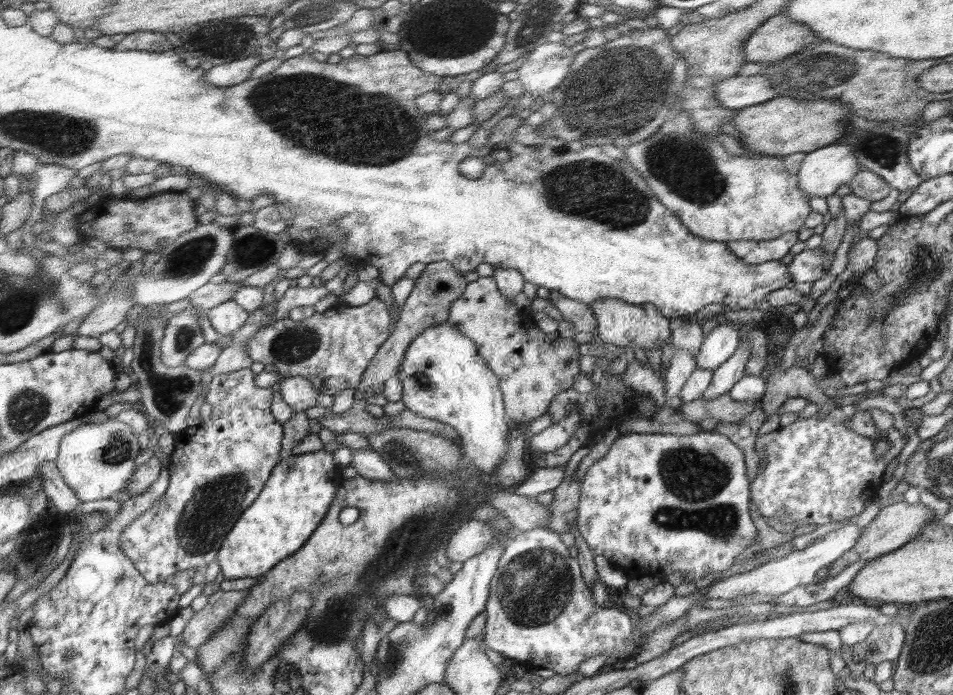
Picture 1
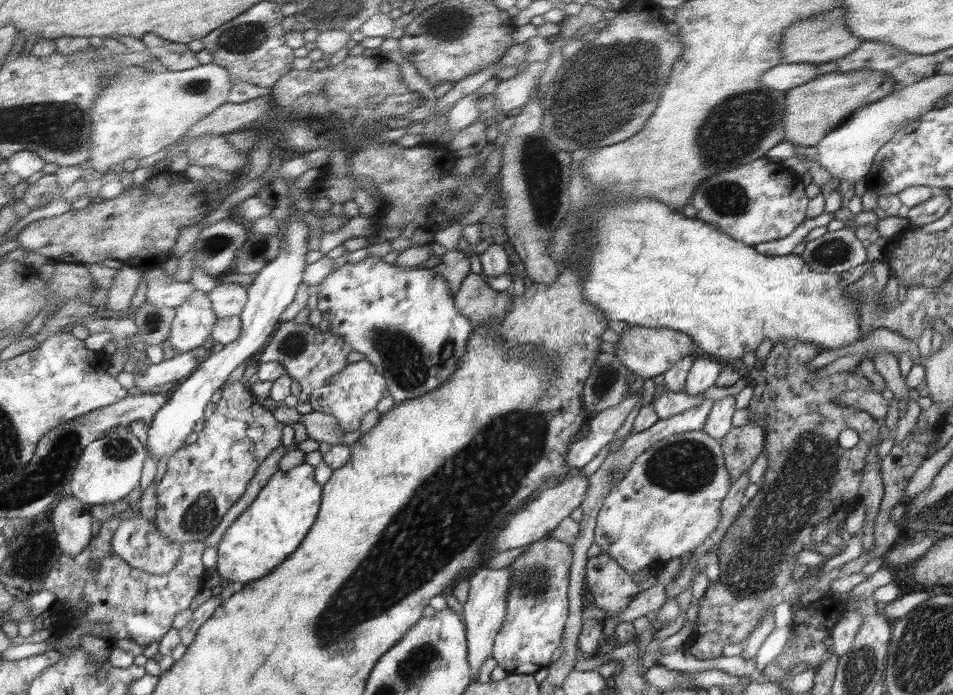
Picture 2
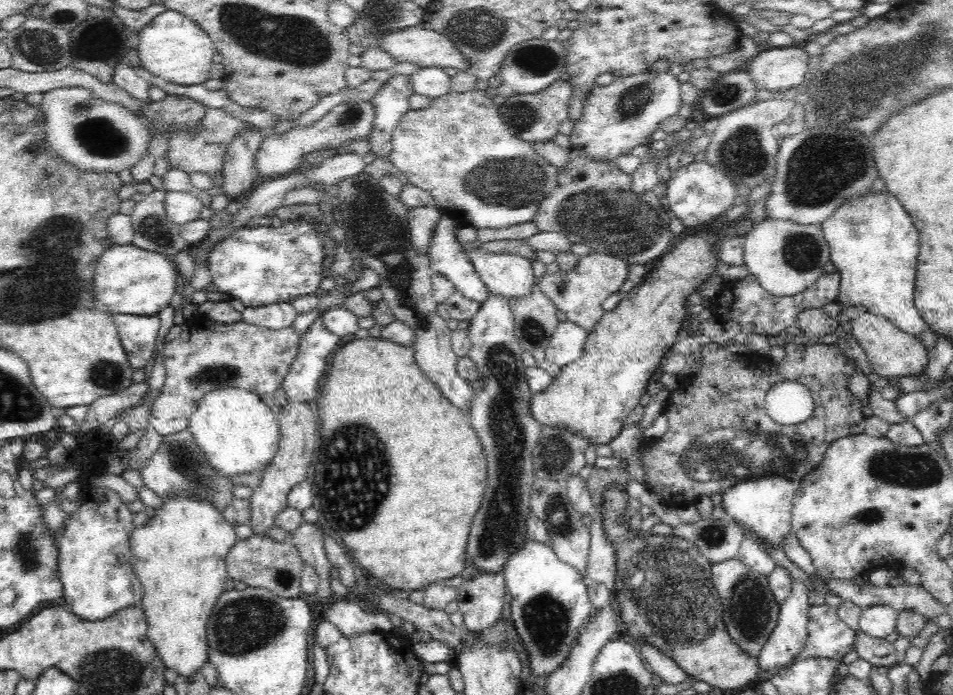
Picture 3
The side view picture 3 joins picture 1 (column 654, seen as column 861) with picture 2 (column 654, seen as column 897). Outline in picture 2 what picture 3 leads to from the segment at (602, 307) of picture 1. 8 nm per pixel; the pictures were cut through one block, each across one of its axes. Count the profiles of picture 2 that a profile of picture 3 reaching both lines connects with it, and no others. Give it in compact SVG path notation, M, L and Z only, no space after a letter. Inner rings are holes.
M628 325L626 331L619 336L620 340L615 344L615 356L631 372L644 379L654 378L670 370L684 356L695 356L695 358L706 356L691 336L672 328Z

